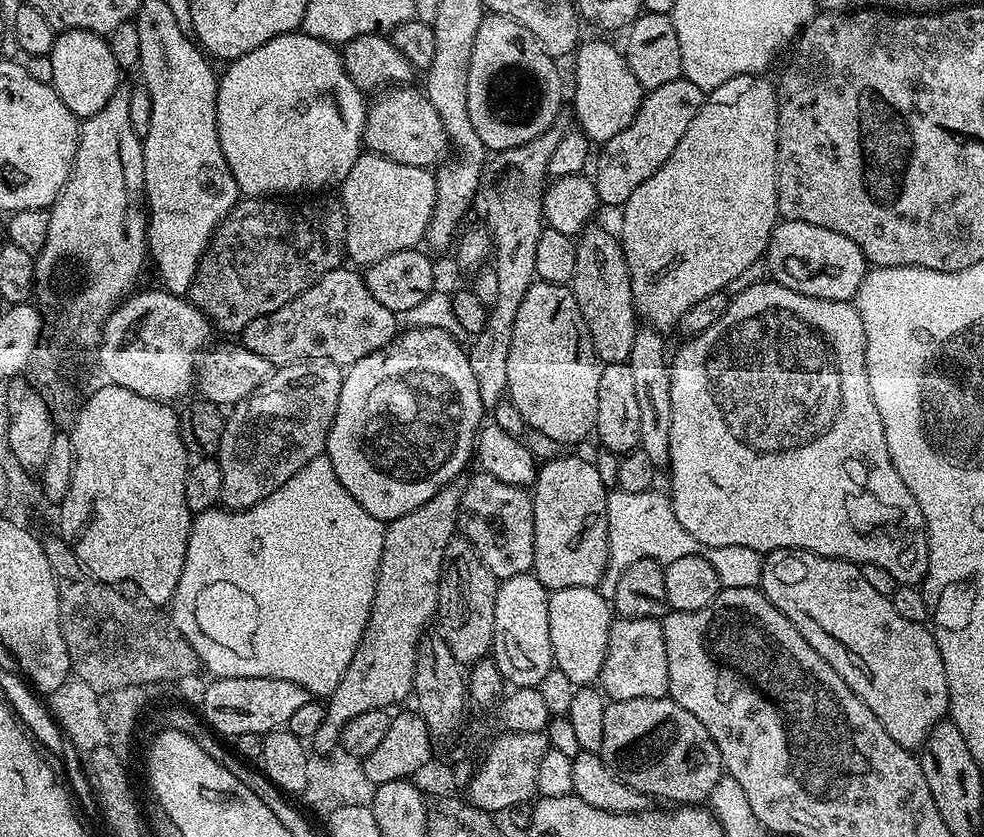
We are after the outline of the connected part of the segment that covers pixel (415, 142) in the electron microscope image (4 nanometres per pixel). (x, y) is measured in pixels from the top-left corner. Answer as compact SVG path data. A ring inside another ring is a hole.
M412 86L389 87L379 93L381 96L373 104L371 101L367 105L362 144L369 153L385 156L406 166L432 166L437 163L436 155L446 148L444 127L438 118L438 110L430 106L423 91L419 87L408 87Z

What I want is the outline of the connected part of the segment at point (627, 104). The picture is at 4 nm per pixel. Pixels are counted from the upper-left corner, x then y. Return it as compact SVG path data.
M592 40L581 43L574 53L576 60L576 93L572 96L572 104L576 107L576 120L579 131L592 142L603 142L614 138L622 130L626 130L640 115L640 109L646 100L646 90L634 78L634 70L630 70L628 61L619 51L602 46Z

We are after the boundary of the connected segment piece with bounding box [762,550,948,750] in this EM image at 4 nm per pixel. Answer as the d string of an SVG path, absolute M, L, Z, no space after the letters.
M785 550L773 560L776 561L773 564L771 561L770 571L762 581L764 595L772 600L774 606L778 606L778 610L782 610L782 614L786 614L786 618L790 618L790 622L794 622L794 626L808 639L810 646L814 646L814 650L818 650L818 654L822 654L822 658L826 658L826 662L830 662L830 666L834 666L834 670L838 670L840 677L866 702L866 706L870 706L870 710L878 718L878 722L882 722L882 726L886 726L886 732L890 734L890 738L894 738L902 747L909 750L919 749L927 739L929 729L948 712L946 666L942 662L942 654L936 641L935 631L924 624L910 622L906 618L902 618L902 614L898 614L898 610L894 610L891 599L878 594L878 590L874 590L874 586L870 586L870 582L866 582L863 567L853 564L850 560L839 560L837 556L820 556L816 552L799 550Z

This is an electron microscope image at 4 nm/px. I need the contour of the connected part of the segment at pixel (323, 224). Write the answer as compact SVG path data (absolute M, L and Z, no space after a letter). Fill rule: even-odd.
M244 198L241 199L236 205L229 210L228 215L224 217L223 222L216 228L216 233L212 235L212 241L208 243L208 248L204 252L204 256L200 259L200 264L196 267L196 273L194 274L194 278L192 279L192 284L188 288L186 293L187 299L190 301L193 308L196 308L201 312L203 316L207 316L208 319L211 321L213 325L218 329L221 328L224 332L236 332L236 334L243 333L244 327L247 326L250 322L254 322L254 318L258 318L259 316L265 316L266 314L270 314L274 310L278 310L282 306L286 306L286 302L290 302L292 299L295 298L298 294L302 294L309 288L310 285L316 283L320 277L324 276L330 270L334 270L335 268L341 267L345 263L346 260L346 253L344 250L344 209L340 207L339 199L332 198L332 200L320 200L324 198L300 198L297 204L288 204L292 202L285 202L283 199L280 198Z

